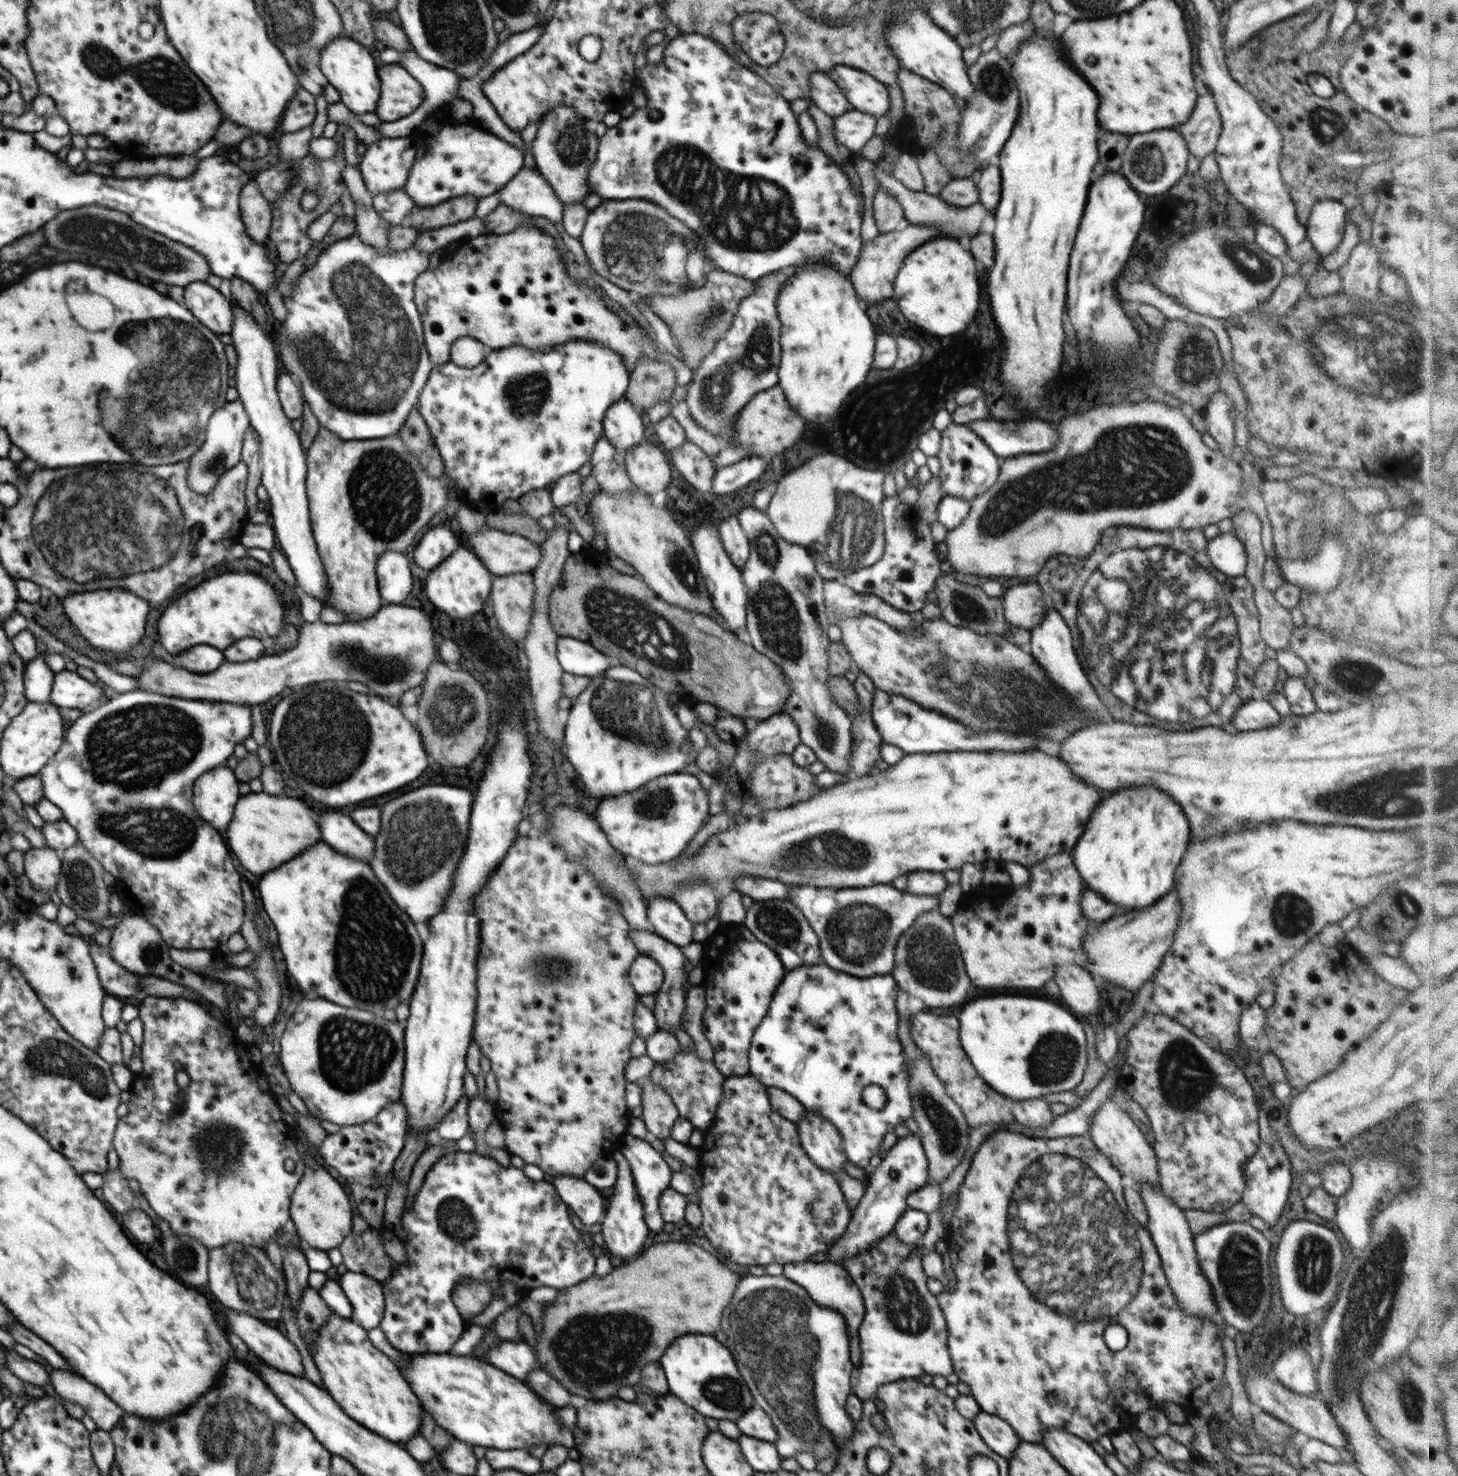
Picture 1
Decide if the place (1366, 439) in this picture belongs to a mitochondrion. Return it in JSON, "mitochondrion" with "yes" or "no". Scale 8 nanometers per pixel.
{"mitochondrion":"no"}

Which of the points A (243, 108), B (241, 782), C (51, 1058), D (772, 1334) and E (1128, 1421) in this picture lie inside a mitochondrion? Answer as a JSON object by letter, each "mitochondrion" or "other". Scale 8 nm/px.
{"A":"other","B":"other","C":"mitochondrion","D":"mitochondrion","E":"other"}

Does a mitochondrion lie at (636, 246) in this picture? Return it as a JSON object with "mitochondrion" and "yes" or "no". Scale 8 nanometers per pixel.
{"mitochondrion":"yes"}

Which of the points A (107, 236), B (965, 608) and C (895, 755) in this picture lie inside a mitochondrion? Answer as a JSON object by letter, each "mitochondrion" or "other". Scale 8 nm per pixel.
{"A":"mitochondrion","B":"mitochondrion","C":"other"}

